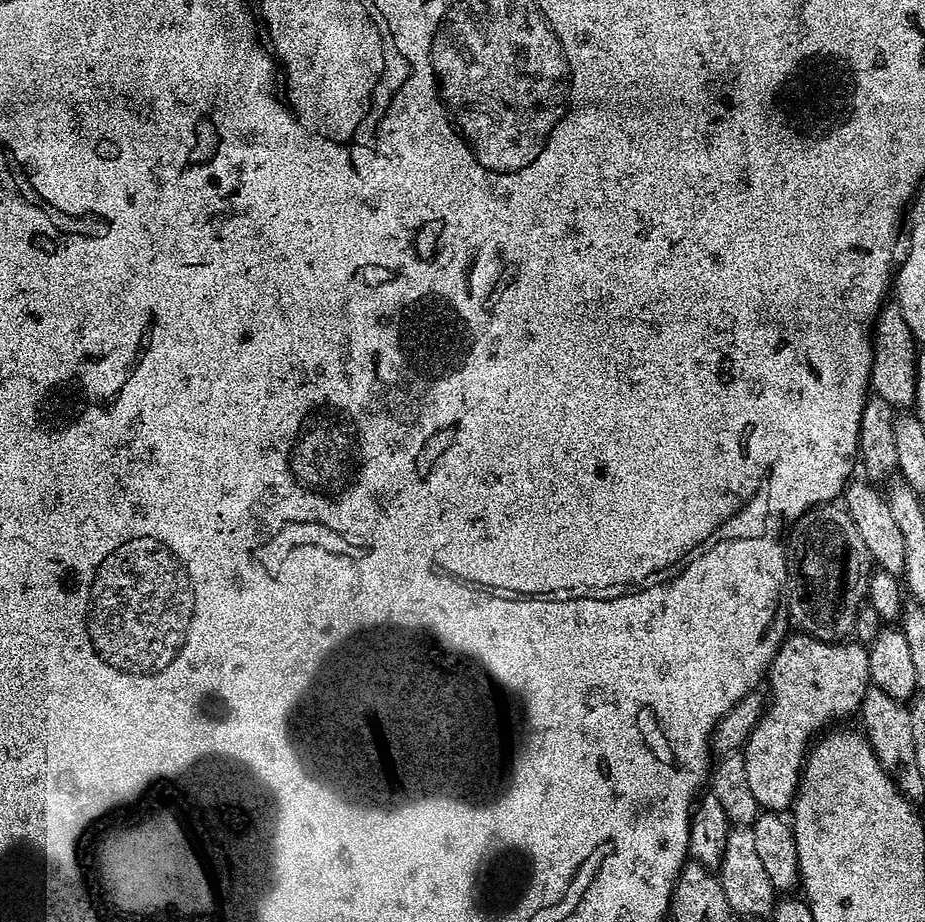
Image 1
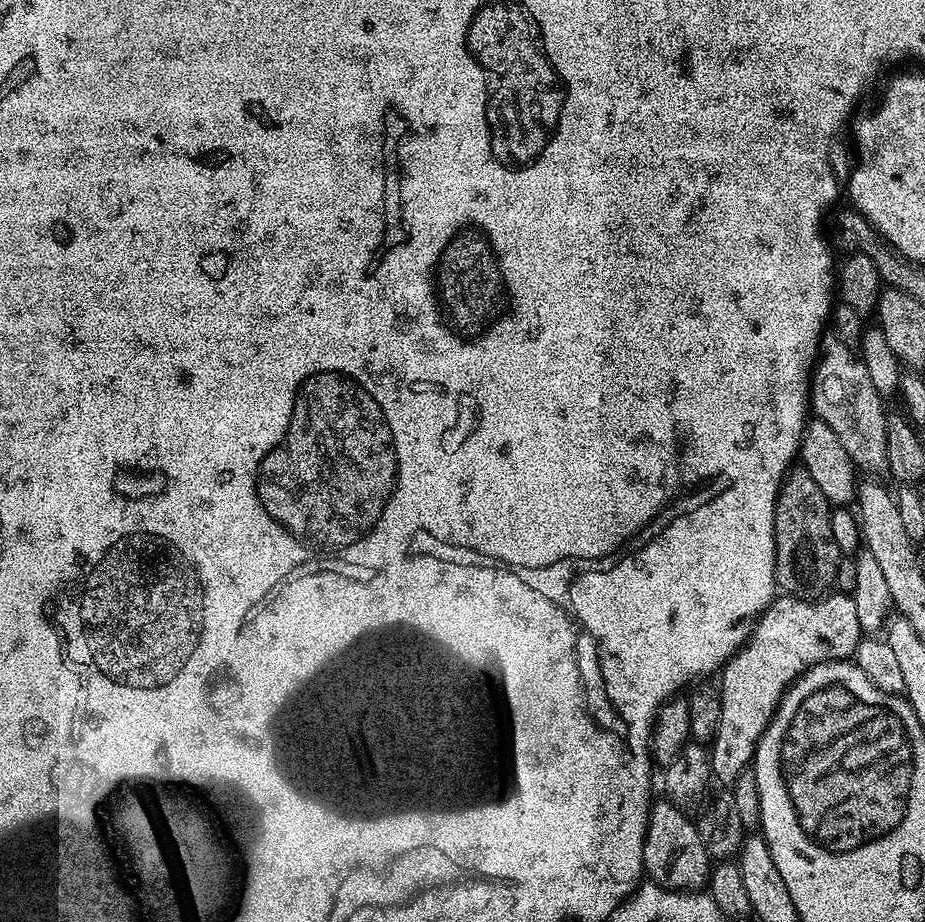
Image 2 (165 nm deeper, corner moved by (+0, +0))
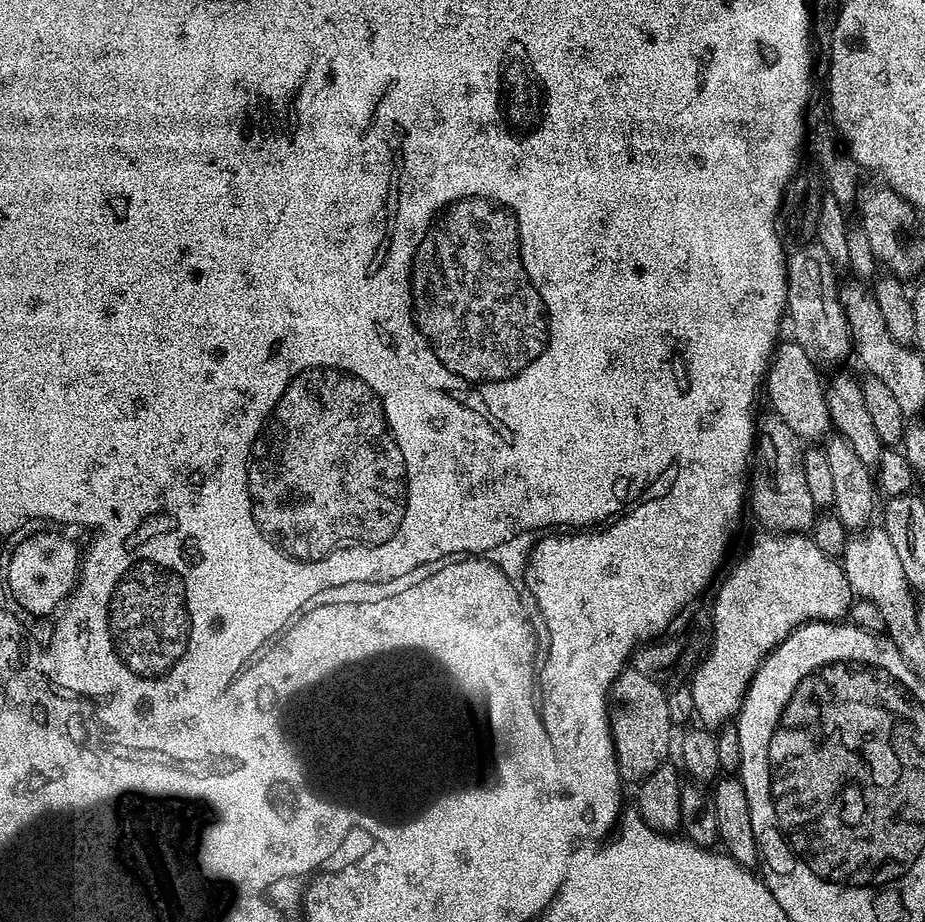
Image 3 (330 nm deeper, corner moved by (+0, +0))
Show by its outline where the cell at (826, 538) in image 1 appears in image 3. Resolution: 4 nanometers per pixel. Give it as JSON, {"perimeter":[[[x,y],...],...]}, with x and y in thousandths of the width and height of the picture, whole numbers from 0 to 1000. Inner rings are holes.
{"perimeter":[[[838,449],[823,450],[811,500],[811,555],[822,563],[821,572],[832,577],[872,578],[884,559],[871,527],[868,495],[870,483],[863,471]]]}

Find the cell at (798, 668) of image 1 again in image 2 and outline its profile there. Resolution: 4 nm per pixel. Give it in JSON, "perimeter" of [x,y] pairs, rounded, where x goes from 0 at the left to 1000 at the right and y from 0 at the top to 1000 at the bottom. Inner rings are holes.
{"perimeter":[[[907,640],[892,644],[885,649],[862,649],[843,644],[835,652],[828,663],[823,664],[813,678],[813,685],[795,710],[787,716],[777,730],[777,755],[779,761],[779,779],[773,802],[768,808],[770,841],[783,852],[795,851],[801,837],[814,828],[817,818],[817,806],[835,781],[843,758],[851,751],[852,744],[859,740],[863,733],[874,728],[882,720],[892,718],[912,718],[924,713],[925,702],[932,693],[928,666],[923,666],[923,653],[920,645]]]}

